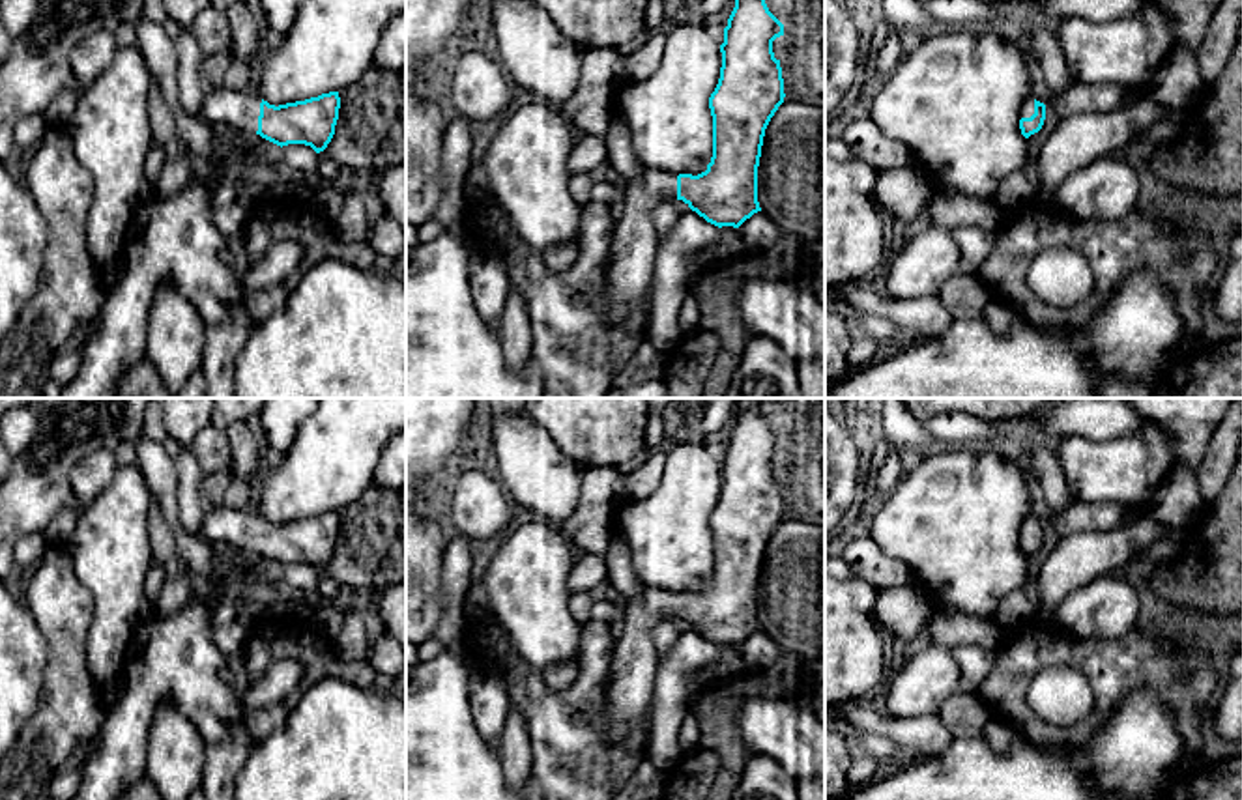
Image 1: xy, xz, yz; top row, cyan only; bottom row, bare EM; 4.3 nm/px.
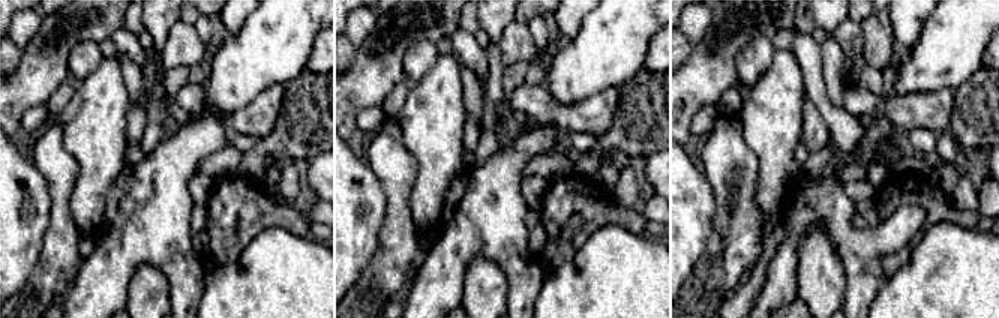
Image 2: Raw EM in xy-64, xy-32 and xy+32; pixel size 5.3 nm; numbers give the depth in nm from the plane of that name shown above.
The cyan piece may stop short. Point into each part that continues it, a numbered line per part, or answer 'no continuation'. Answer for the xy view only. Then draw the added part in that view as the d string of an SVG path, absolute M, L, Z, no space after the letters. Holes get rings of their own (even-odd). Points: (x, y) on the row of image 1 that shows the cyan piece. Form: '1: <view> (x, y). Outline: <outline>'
1: xy (238, 111). Outline: M224 86L204 95L200 116L211 125L223 123L230 133L256 135L262 97Z

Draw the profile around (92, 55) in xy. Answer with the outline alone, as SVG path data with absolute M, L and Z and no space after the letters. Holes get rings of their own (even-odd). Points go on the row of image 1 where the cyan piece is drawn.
M108 30L88 34L71 50L71 69L77 90L90 86L112 64L118 43Z

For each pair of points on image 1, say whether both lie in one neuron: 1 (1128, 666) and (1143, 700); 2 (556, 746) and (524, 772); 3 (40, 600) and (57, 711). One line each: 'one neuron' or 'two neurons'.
1: two neurons
2: two neurons
3: one neuron

